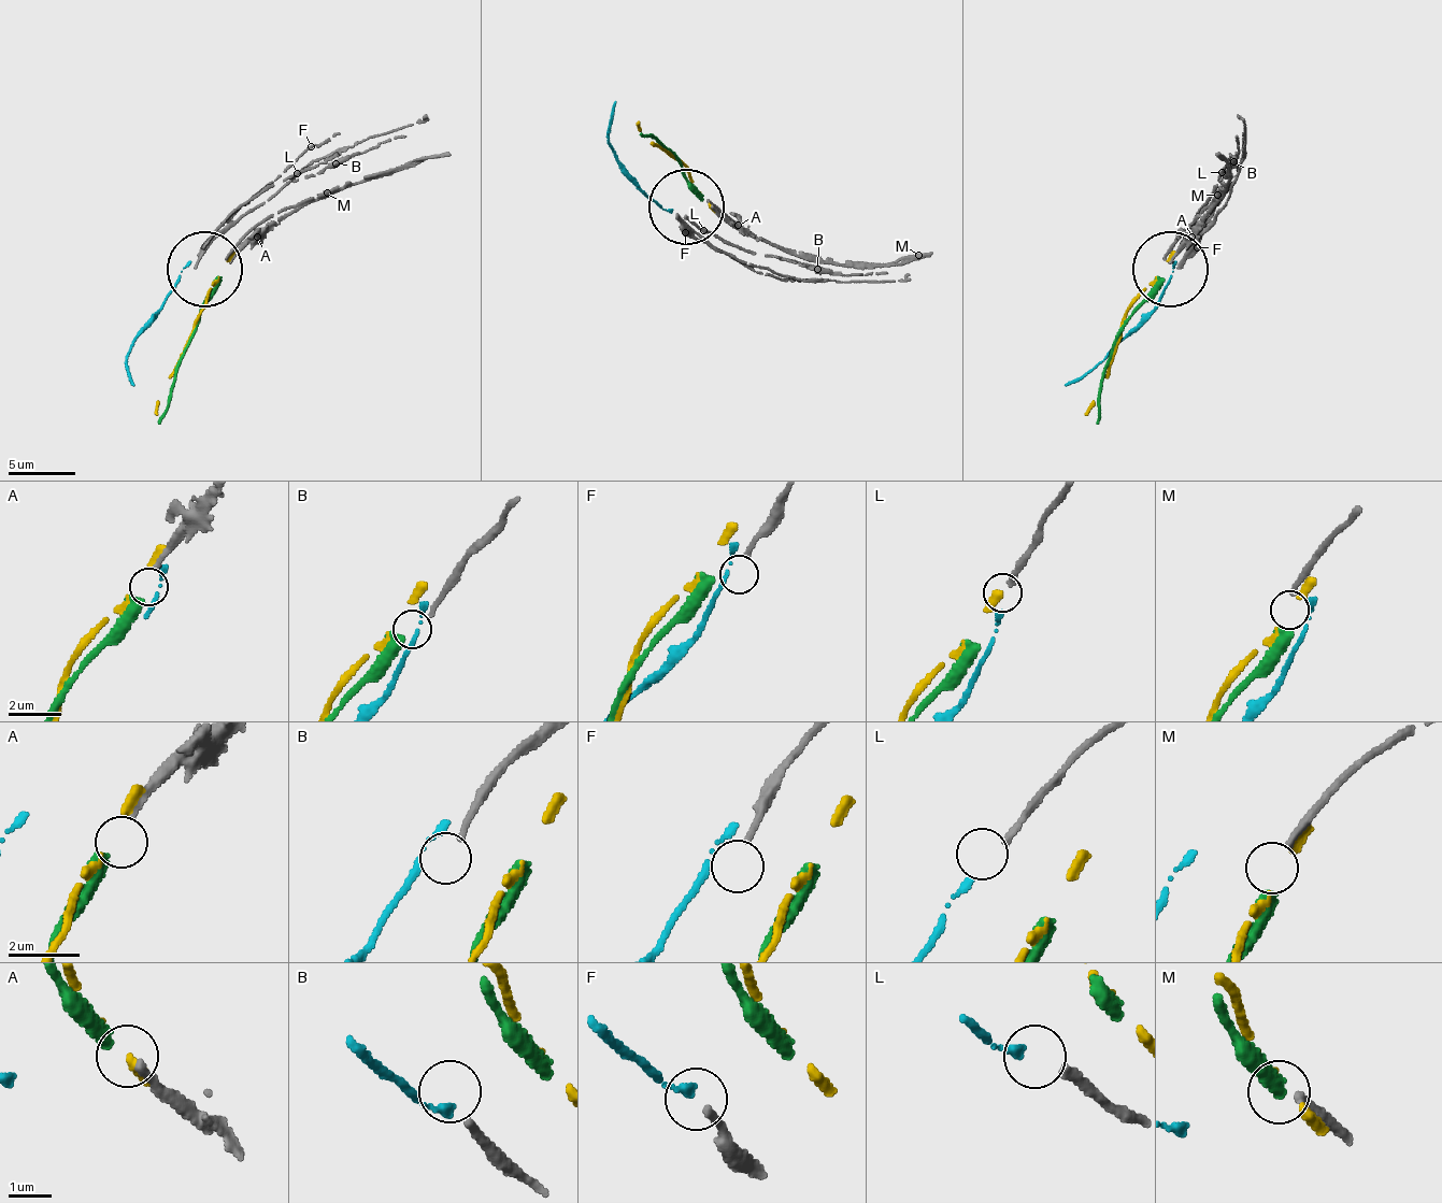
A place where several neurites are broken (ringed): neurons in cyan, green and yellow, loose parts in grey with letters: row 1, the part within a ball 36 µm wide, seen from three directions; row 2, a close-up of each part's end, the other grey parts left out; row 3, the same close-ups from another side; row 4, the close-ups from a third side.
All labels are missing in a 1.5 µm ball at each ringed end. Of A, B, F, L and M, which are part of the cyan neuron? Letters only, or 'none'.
L

